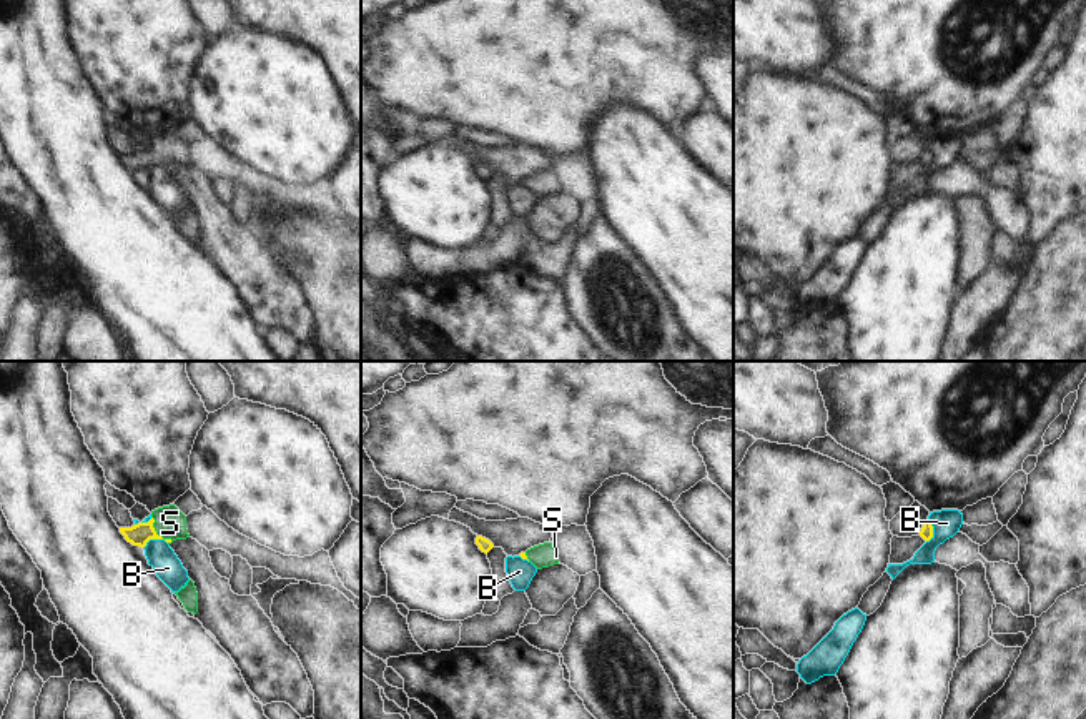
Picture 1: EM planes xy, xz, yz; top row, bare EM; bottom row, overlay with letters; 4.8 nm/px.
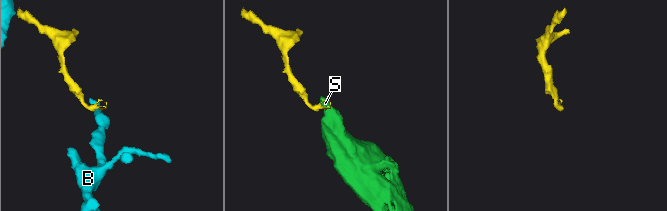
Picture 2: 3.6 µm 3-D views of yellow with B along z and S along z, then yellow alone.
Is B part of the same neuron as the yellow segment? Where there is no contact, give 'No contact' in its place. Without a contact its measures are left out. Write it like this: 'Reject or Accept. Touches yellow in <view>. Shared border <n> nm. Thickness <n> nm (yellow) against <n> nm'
Reject. Touches yellow in xy. Shared border 120 nm. Thickness 110 nm (yellow) against 140 nm

